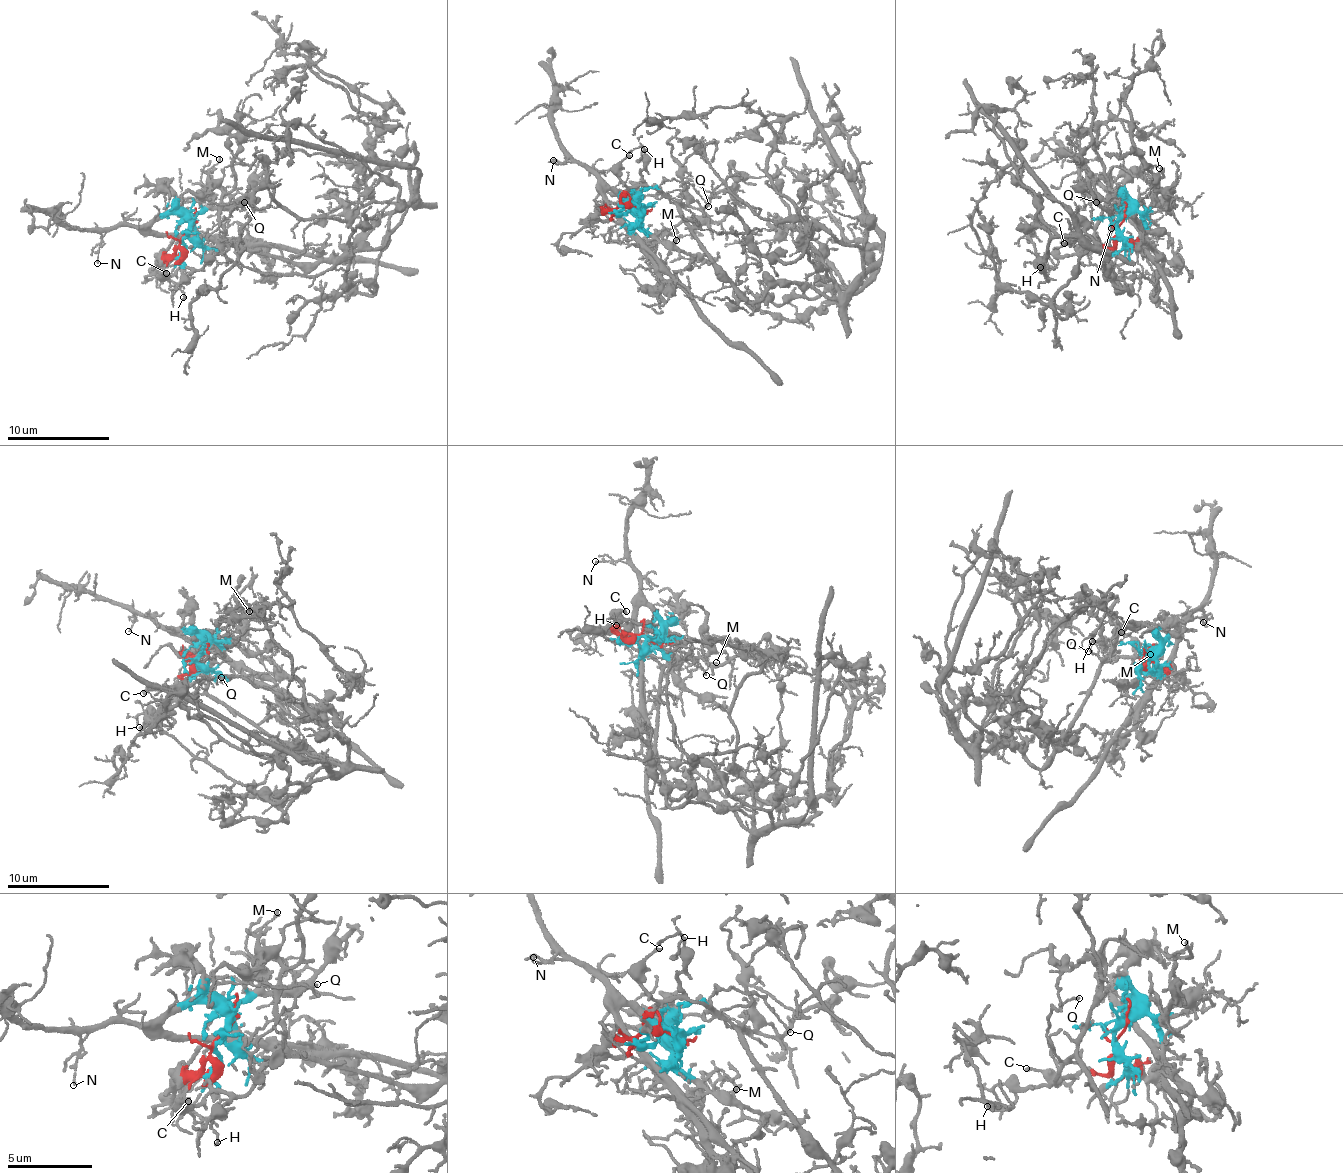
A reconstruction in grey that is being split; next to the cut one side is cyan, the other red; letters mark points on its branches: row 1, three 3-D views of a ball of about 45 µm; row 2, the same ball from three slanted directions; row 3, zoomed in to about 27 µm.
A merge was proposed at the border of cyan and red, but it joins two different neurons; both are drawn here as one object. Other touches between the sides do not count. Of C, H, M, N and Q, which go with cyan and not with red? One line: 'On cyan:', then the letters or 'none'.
On cyan: M, N

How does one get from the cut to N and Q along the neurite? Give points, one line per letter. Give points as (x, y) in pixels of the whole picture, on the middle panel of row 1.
N: (638, 206), (625, 202), (583, 168), (567, 161), (557, 164), (554, 160)
Q: (636, 206), (624, 204), (620, 197), (628, 190), (648, 186), (659, 189), (675, 178), (693, 186), (708, 206)

